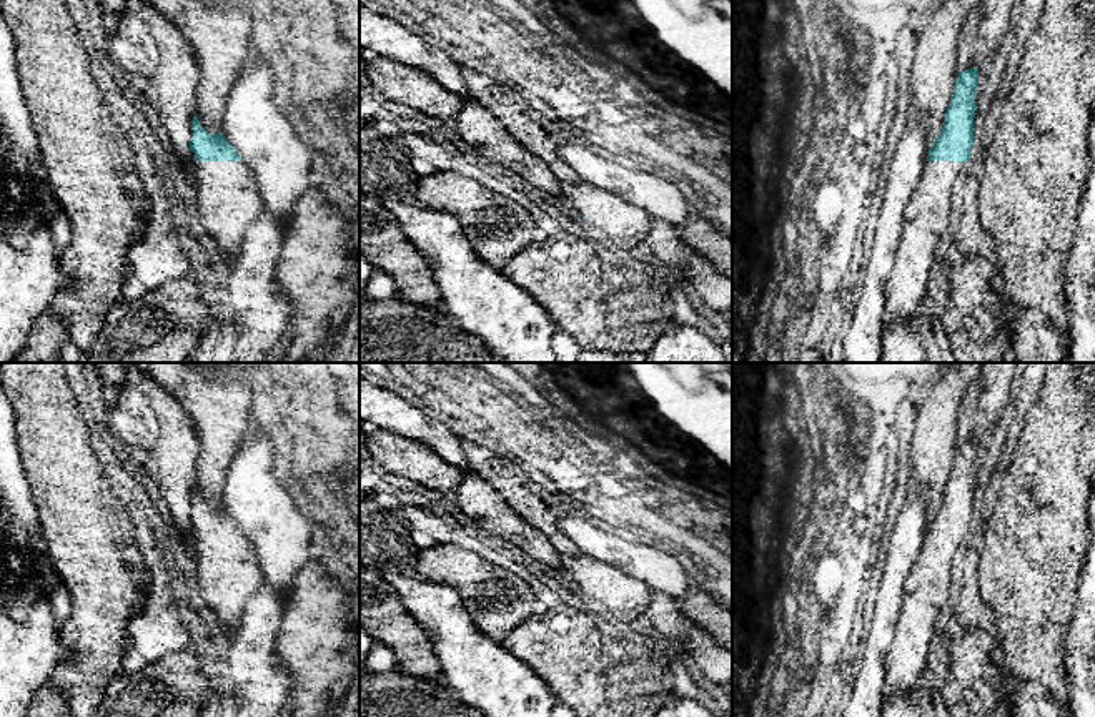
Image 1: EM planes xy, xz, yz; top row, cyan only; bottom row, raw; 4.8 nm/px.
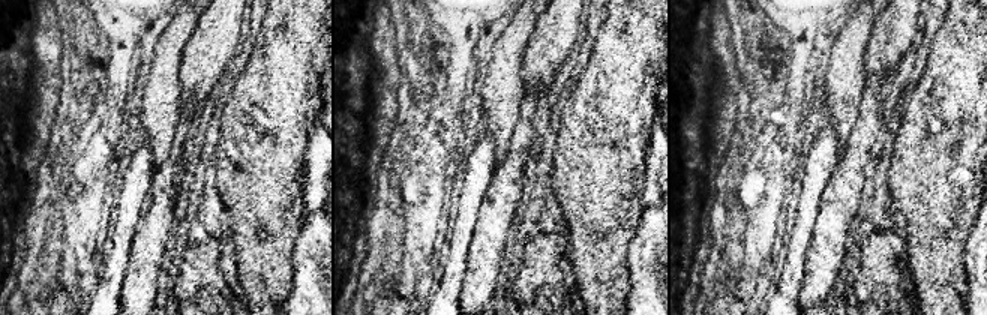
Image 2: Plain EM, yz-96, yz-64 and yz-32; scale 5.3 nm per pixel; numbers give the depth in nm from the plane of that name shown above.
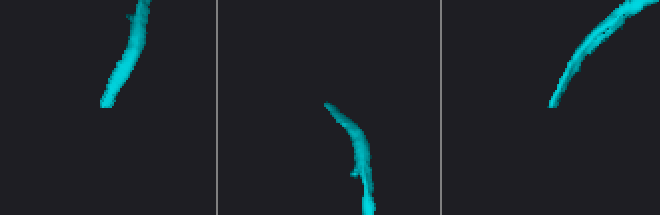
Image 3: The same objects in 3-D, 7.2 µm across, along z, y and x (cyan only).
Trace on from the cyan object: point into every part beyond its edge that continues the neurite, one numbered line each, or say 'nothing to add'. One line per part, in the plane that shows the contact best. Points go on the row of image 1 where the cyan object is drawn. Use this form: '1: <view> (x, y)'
1: xy (228, 198)

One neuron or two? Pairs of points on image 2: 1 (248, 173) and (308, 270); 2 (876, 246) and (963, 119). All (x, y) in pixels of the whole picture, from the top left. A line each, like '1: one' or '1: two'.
1: two
2: two

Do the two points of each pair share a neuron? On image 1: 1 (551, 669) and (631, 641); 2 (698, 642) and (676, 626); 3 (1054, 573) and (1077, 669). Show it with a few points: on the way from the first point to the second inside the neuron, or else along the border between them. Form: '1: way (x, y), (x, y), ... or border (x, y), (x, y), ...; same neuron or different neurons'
1: way (571, 662), (611, 661); same neuron
2: way (693, 637), (681, 626); same neuron
3: border (1075, 593), (1065, 637), (1064, 669); different neurons

